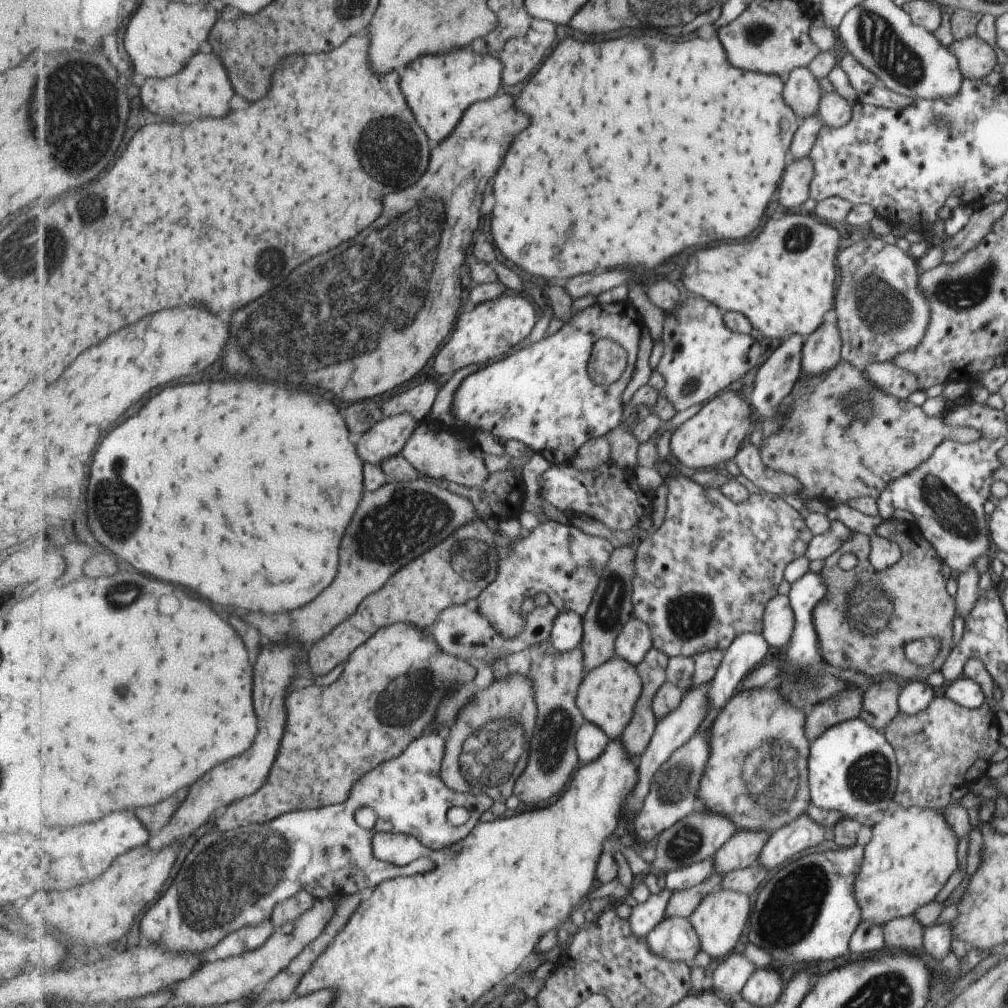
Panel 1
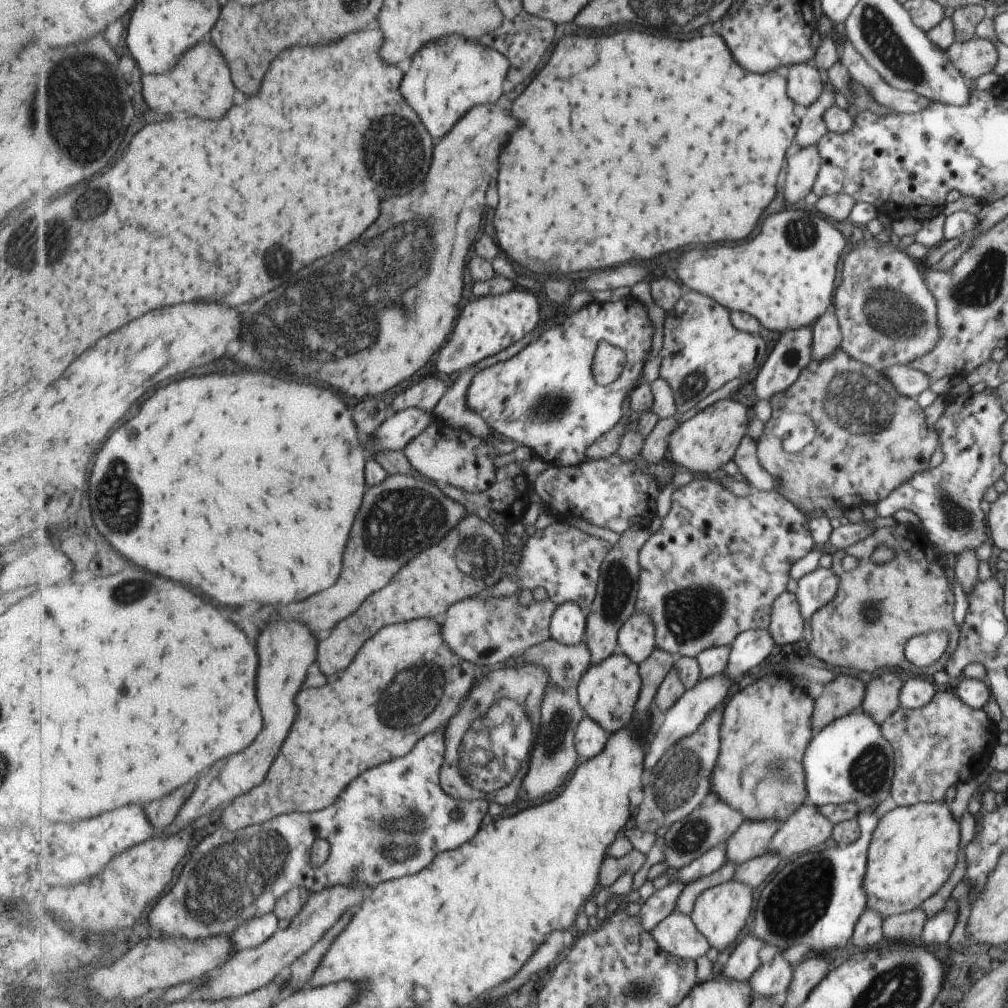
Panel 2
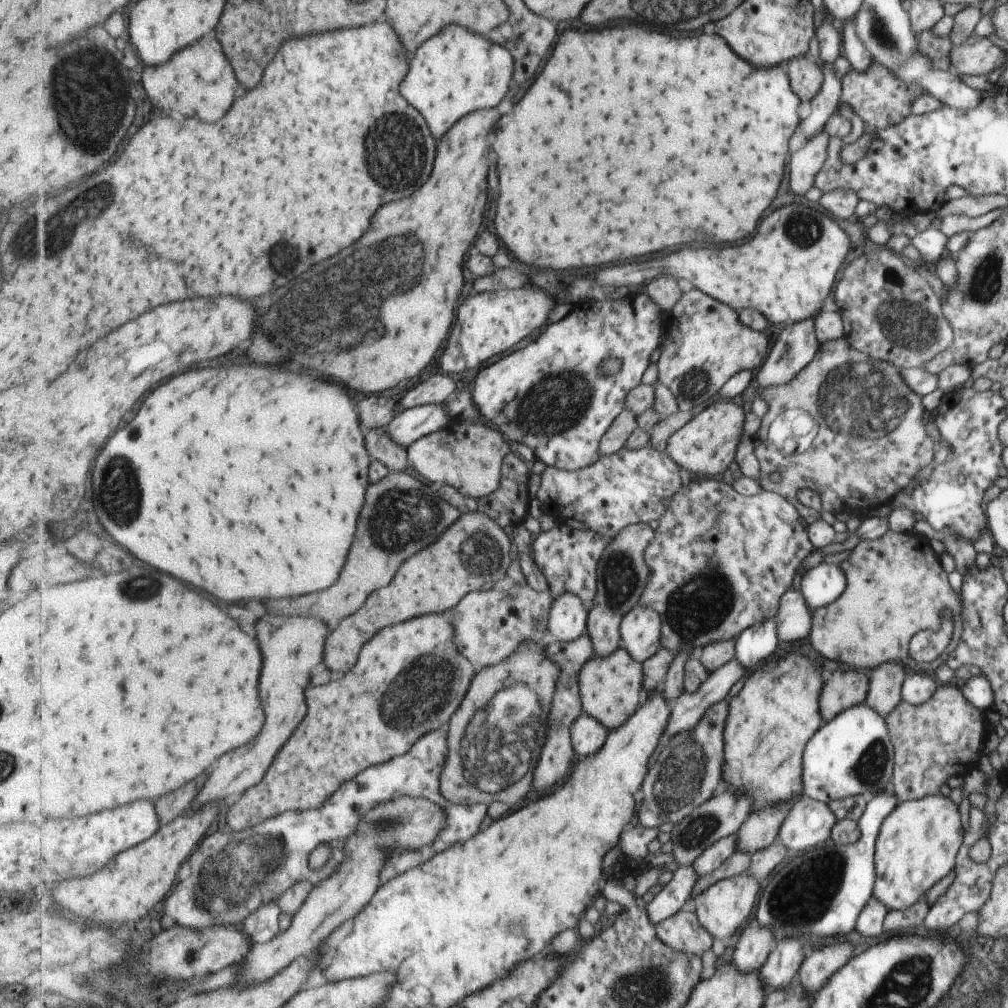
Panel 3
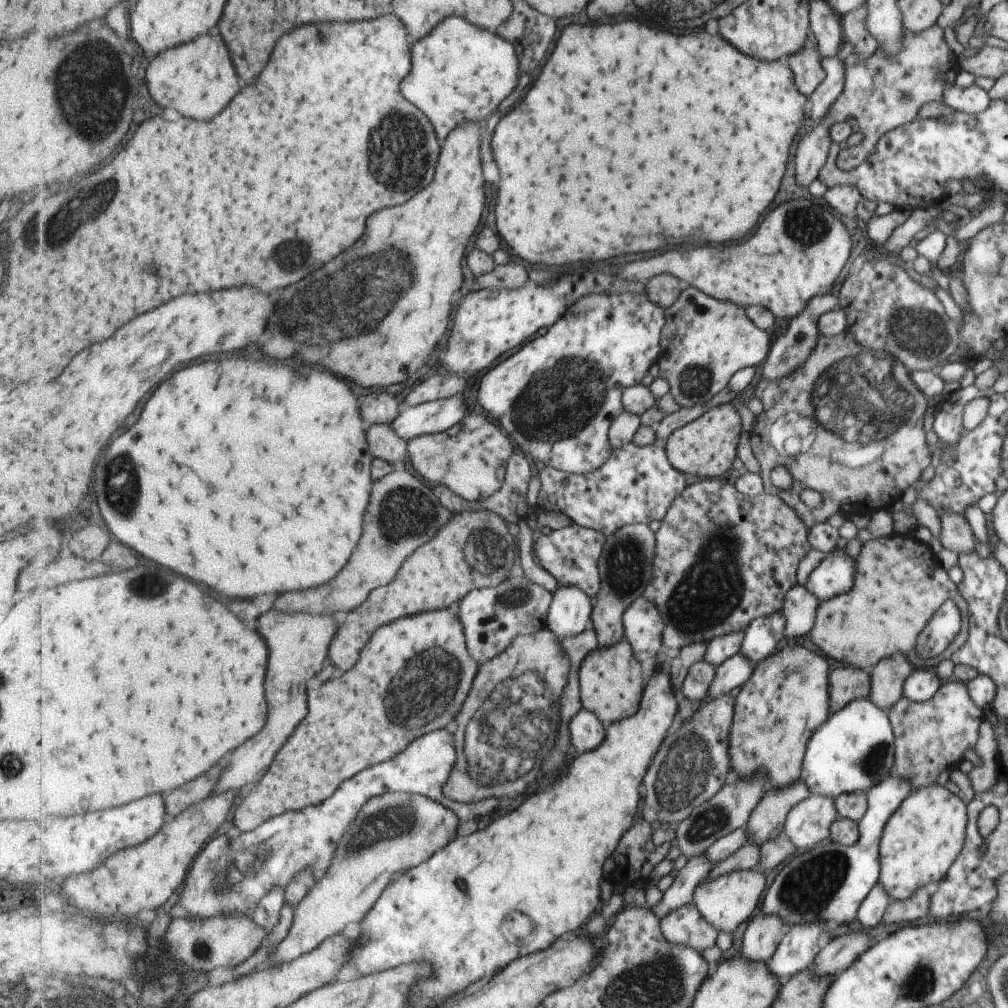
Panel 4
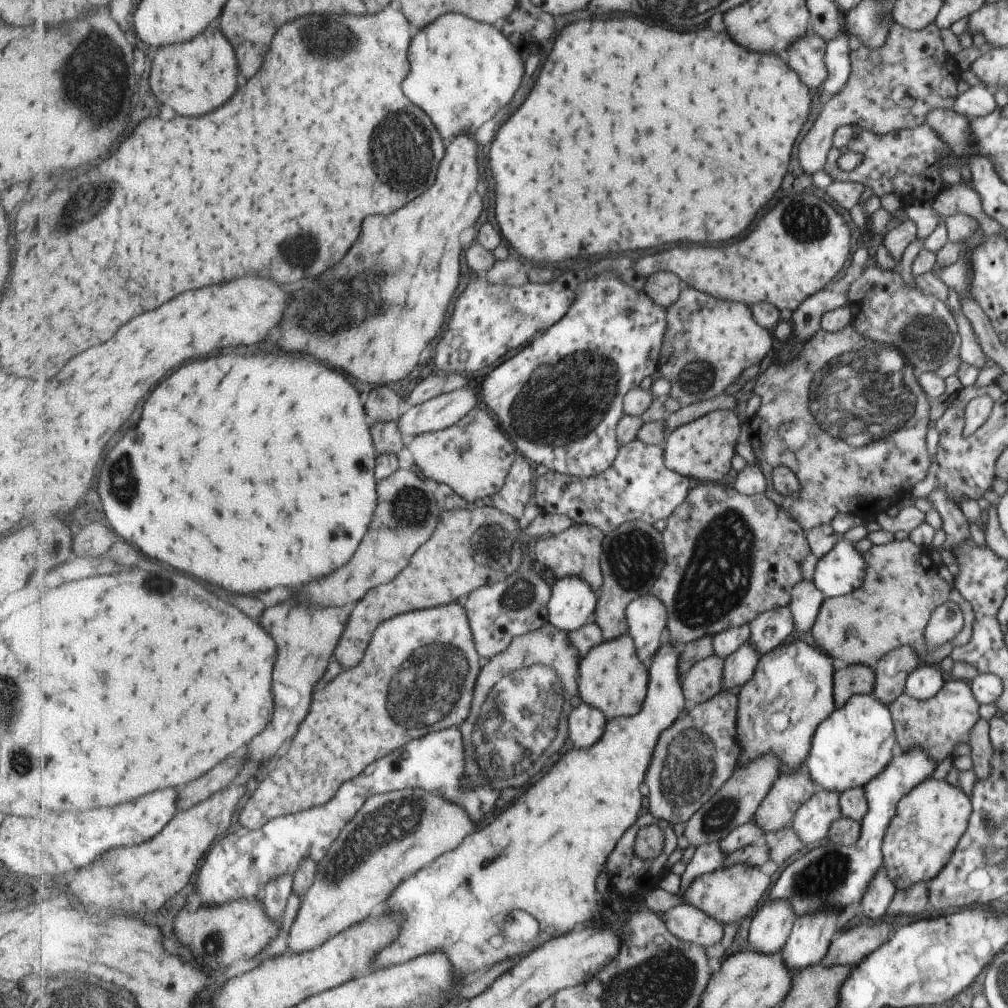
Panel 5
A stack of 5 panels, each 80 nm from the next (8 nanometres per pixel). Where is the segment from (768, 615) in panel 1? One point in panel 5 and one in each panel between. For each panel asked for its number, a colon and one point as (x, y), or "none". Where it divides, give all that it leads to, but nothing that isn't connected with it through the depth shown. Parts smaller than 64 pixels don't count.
2: (786, 626)
3: (793, 617)
4: (799, 609)
5: (806, 598)

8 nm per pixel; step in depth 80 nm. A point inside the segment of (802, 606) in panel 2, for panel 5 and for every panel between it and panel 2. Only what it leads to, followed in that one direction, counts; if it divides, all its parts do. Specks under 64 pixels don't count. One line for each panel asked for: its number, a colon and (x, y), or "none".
3: (823, 584)
4: (834, 575)
5: (842, 569)

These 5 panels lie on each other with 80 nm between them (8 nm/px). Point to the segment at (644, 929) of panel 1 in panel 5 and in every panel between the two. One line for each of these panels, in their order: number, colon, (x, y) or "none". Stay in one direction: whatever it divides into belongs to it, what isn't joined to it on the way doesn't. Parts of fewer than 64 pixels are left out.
2: (654, 910)
3: (677, 894)
4: (681, 892)
5: (708, 857)

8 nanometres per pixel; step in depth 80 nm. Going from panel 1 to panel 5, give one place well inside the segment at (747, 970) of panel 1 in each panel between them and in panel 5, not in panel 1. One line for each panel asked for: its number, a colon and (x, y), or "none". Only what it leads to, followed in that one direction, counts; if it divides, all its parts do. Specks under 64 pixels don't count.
2: (743, 960)
3: (755, 942)
4: (763, 932)
5: (768, 930)

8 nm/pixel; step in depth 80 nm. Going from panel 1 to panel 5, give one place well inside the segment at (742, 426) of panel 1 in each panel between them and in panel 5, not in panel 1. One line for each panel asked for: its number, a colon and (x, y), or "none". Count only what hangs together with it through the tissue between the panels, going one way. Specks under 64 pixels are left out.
2: (705, 442)
3: (705, 446)
4: (705, 447)
5: (701, 450)

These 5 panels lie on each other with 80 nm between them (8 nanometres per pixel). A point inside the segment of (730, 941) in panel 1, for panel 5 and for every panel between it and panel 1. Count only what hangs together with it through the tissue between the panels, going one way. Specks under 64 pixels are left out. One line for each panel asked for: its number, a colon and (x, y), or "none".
2: (720, 912)
3: (722, 907)
4: (724, 901)
5: (727, 893)

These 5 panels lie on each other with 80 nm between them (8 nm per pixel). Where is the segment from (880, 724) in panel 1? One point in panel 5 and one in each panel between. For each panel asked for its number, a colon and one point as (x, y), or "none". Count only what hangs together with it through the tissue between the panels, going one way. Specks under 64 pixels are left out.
2: (880, 700)
3: (884, 682)
4: (887, 676)
5: (891, 670)

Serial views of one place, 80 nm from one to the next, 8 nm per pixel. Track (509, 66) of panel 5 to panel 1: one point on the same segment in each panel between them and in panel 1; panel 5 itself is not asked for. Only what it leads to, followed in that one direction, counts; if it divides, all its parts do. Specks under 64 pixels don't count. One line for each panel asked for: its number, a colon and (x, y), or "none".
1: (441, 88)
2: (452, 75)
3: (459, 72)
4: (462, 73)

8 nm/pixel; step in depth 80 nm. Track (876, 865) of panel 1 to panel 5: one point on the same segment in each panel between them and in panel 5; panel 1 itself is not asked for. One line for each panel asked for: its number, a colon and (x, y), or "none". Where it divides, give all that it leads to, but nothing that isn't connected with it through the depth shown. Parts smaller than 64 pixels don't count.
2: (912, 851)
3: (916, 845)
4: (920, 840)
5: (928, 822)

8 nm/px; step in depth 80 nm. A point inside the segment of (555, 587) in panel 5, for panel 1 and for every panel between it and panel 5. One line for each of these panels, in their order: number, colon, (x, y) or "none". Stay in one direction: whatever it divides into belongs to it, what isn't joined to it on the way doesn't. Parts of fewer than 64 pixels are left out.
1: (568, 631)
2: (569, 622)
3: (568, 620)
4: (571, 611)

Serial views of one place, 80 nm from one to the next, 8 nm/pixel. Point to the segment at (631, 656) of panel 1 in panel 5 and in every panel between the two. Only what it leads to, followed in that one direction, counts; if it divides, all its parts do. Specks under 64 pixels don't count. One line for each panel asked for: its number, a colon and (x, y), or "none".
2: (637, 638)
3: (641, 629)
4: (644, 622)
5: (647, 616)

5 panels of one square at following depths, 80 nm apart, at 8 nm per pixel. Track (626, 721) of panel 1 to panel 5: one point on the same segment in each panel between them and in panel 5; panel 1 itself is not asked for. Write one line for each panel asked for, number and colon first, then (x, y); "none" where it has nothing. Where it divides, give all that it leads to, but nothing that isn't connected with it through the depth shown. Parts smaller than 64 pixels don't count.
2: (609, 692)
3: (612, 689)
4: (612, 679)
5: (613, 678)

